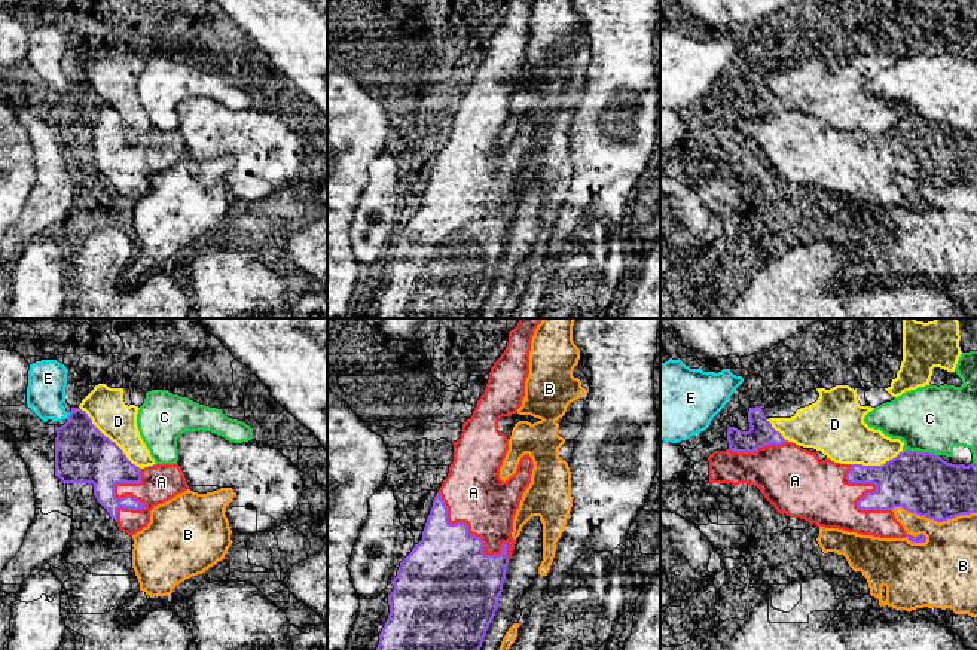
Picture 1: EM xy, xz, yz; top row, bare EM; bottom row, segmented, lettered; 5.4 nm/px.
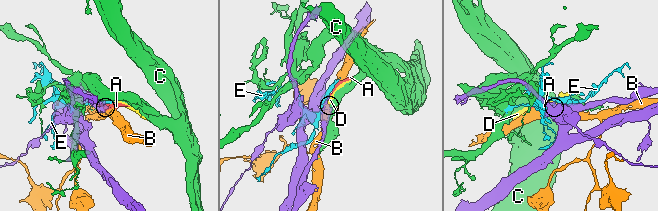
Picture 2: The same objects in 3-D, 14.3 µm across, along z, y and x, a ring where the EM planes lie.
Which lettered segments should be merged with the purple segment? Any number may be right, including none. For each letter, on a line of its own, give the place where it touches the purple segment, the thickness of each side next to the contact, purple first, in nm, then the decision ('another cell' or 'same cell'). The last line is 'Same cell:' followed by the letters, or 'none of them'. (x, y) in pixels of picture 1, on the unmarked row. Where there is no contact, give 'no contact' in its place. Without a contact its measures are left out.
A: xz (475, 203) | 440/320 nm | same cell
B: yz (934, 186) | 340/340 nm | another cell
C: yz (921, 119) | 340/360 nm | another cell
D: xy (107, 104) | 300/200 nm | another cell
E: xy (69, 82) | 300/200 nm | another cell
Same cell: A

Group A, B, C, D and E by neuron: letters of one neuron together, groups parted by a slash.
A / B / C / D / E

